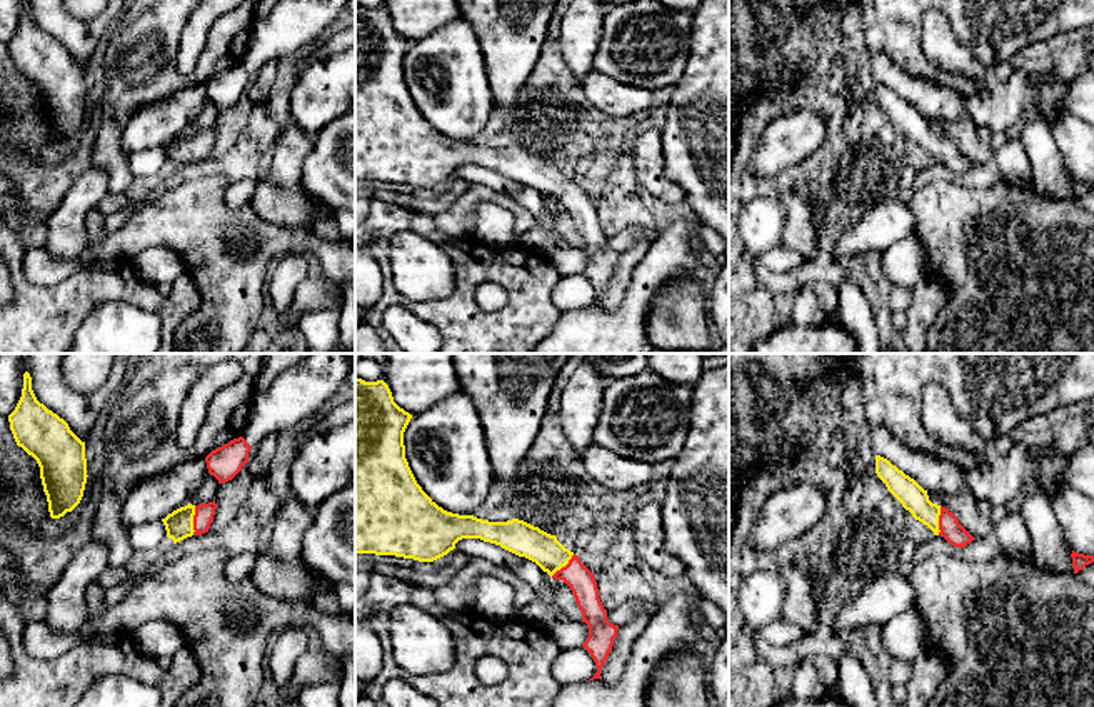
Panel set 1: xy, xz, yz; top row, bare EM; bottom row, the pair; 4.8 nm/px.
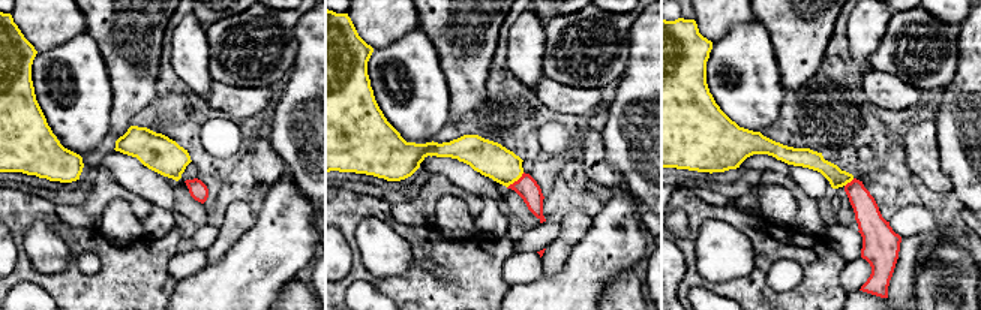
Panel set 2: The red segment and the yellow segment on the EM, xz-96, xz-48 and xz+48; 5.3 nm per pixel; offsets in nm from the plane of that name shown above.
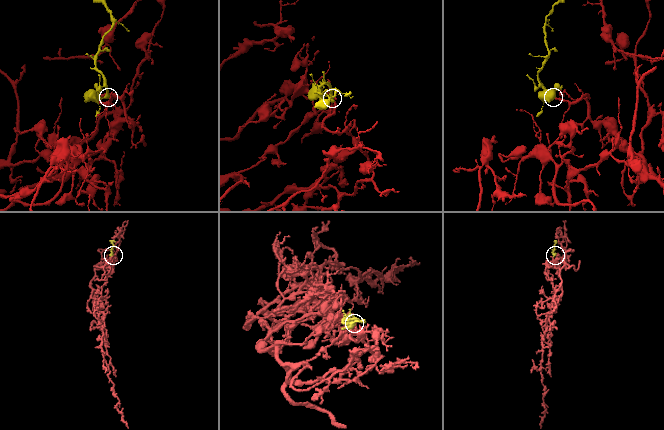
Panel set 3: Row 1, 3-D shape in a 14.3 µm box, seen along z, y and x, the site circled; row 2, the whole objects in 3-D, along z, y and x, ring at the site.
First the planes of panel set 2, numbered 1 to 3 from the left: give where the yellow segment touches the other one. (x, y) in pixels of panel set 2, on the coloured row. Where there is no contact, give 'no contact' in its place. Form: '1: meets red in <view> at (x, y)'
1: no contact
2: meets red in xz-48 at (515, 181)
3: meets red in xz+48 at (851, 181)

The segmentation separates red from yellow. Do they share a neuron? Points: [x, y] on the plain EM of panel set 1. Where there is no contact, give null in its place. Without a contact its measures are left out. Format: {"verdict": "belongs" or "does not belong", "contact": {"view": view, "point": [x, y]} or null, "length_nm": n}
{"verdict": "belongs", "contact": {"view": "xy", "point": [194, 147]}, "length_nm": 140}

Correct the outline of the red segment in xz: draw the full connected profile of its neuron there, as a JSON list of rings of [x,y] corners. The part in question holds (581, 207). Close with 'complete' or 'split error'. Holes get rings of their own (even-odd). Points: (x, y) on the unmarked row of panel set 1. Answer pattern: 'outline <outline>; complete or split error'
outline [[[355,3],[355,180],[434,188],[454,177],[459,167],[480,165],[535,188],[552,205],[564,207],[570,213],[582,248],[589,252],[589,263],[582,273],[597,293],[589,307],[600,305],[600,295],[612,278],[619,252],[607,247],[594,200],[555,162],[524,147],[489,148],[439,133],[417,110],[405,85],[404,58],[410,45],[412,42],[394,28],[384,7],[365,8]]]; split error

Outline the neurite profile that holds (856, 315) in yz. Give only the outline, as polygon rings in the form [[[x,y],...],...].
[[[837,283],[841,325],[856,340],[857,354],[882,354],[874,312],[859,285]]]

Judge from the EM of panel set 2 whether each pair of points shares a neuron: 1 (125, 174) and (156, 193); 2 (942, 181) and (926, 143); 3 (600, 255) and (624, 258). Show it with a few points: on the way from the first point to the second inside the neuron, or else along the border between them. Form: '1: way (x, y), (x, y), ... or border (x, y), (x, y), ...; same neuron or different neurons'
1: way (132, 175), (149, 186); same neuron
2: way (933, 172), (926, 165), (926, 152); same neuron
3: way (606, 255), (618, 255); same neuron

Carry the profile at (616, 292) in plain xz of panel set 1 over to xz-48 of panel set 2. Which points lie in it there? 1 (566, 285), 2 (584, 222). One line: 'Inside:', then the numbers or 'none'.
Inside: 2

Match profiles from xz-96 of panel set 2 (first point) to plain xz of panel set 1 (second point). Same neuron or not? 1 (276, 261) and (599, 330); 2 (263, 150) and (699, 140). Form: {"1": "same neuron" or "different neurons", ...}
{"1": "same neuron", "2": "different neurons"}

